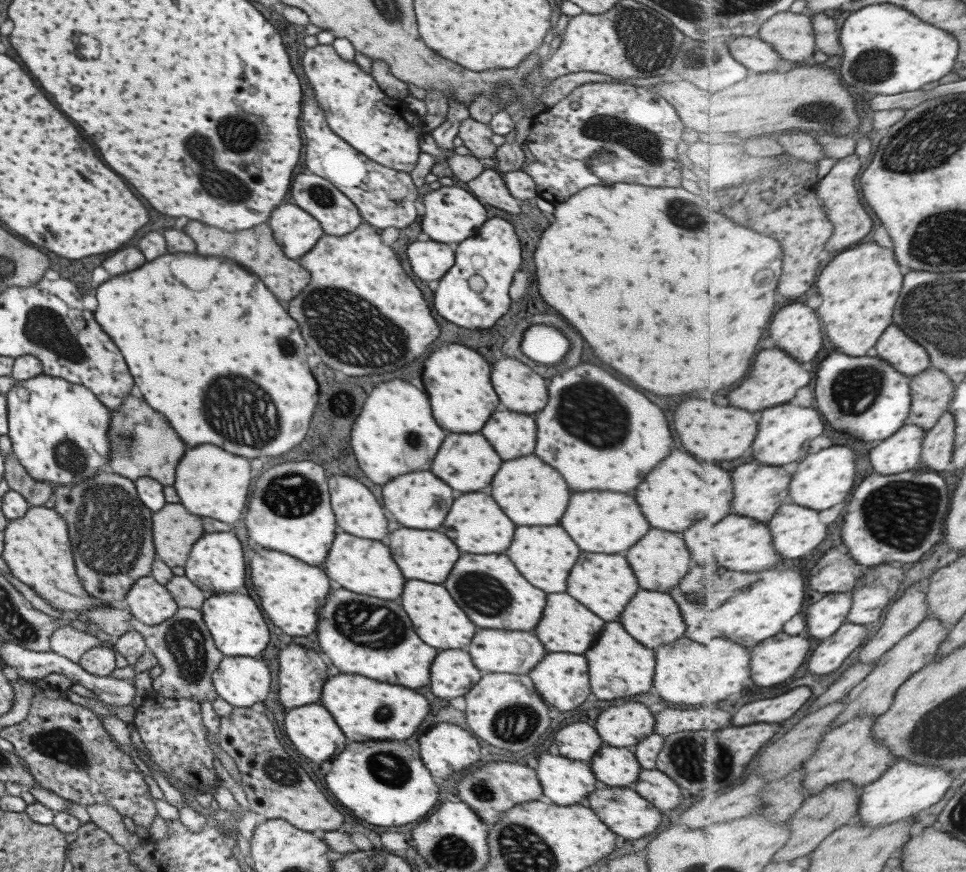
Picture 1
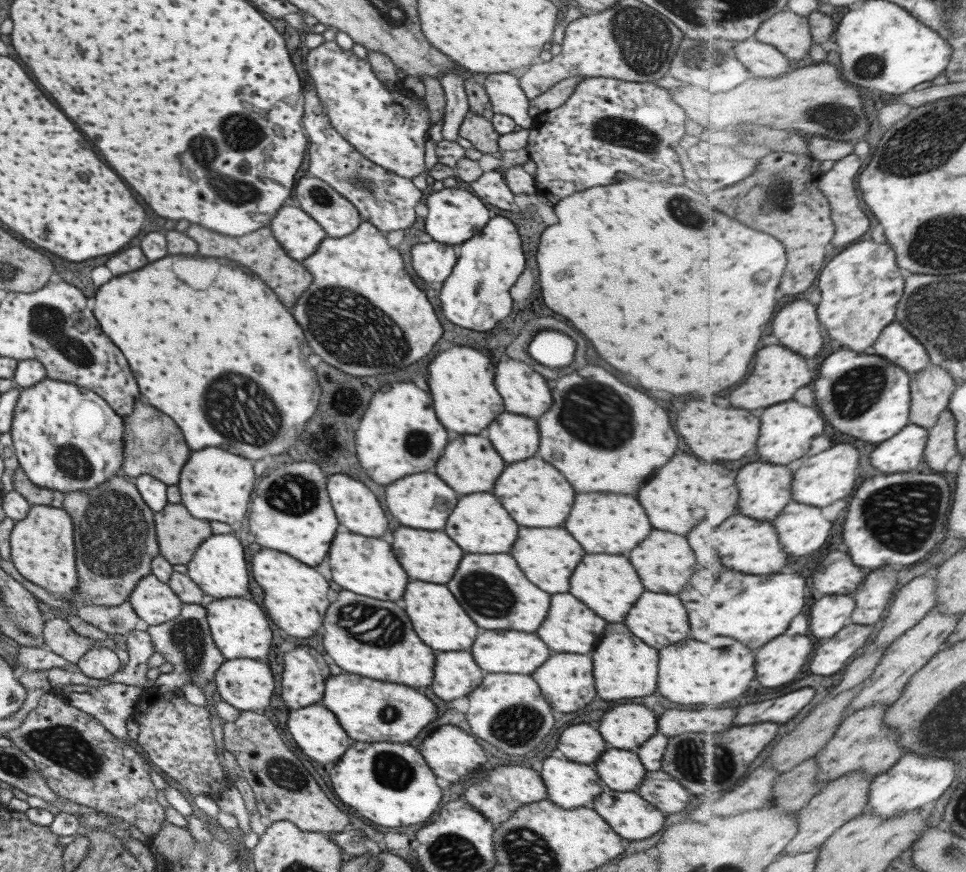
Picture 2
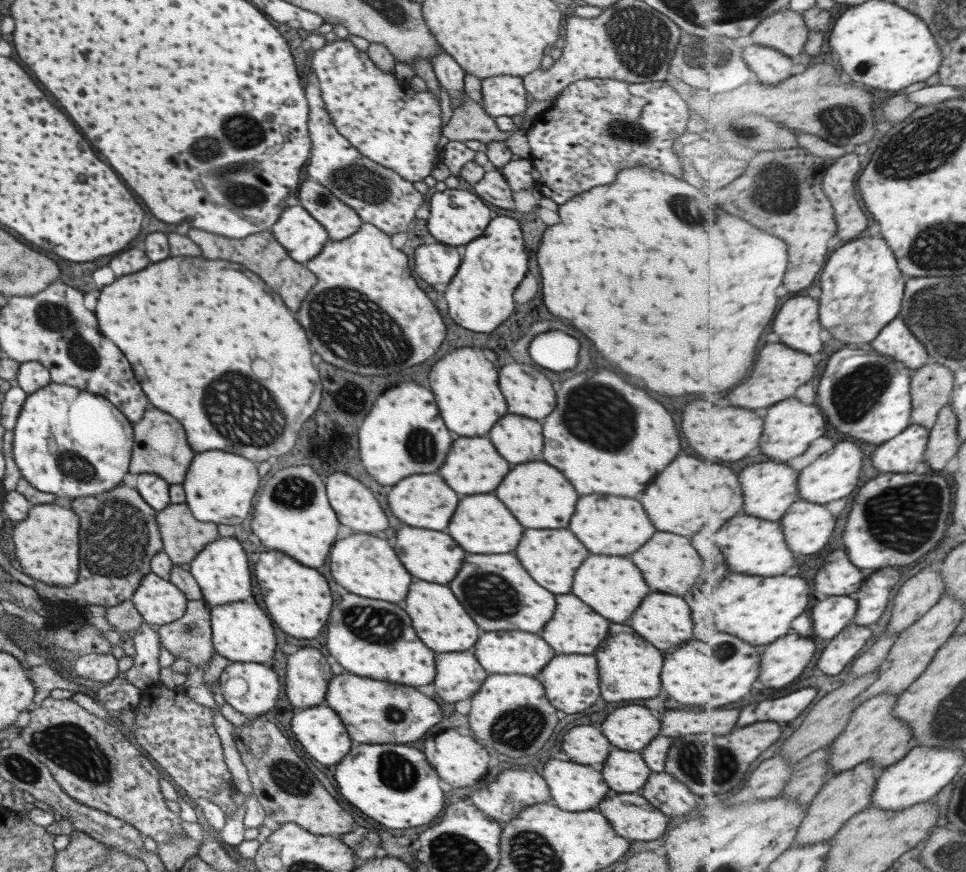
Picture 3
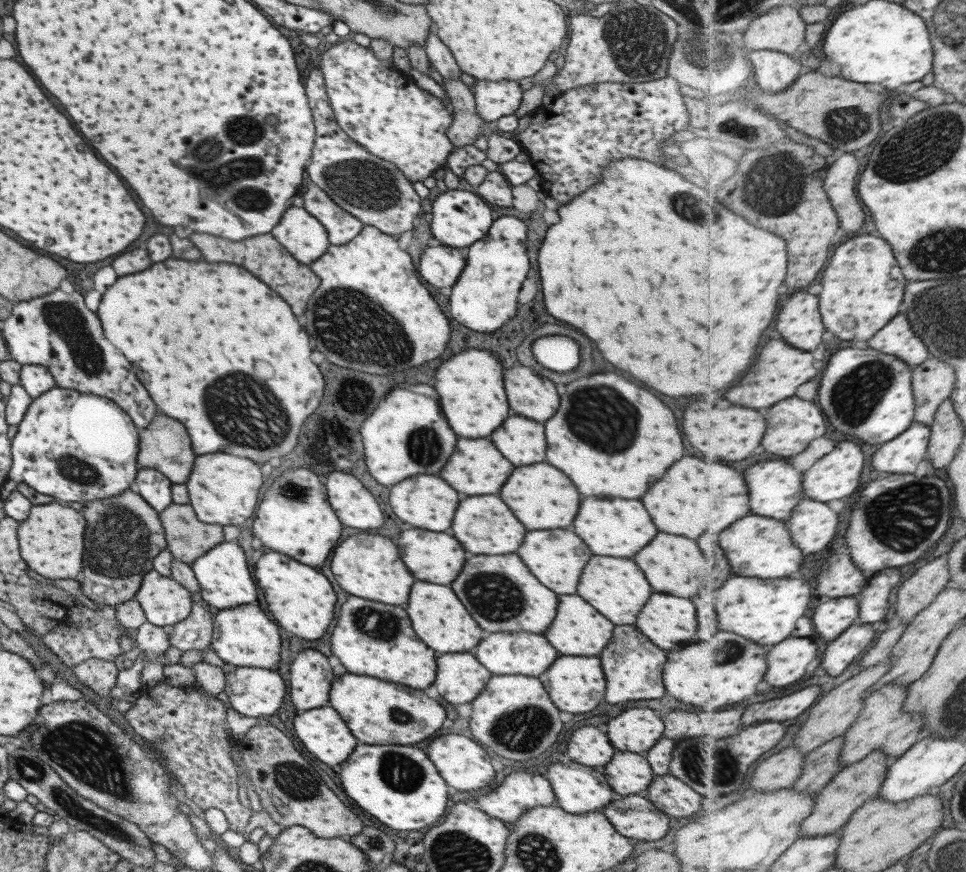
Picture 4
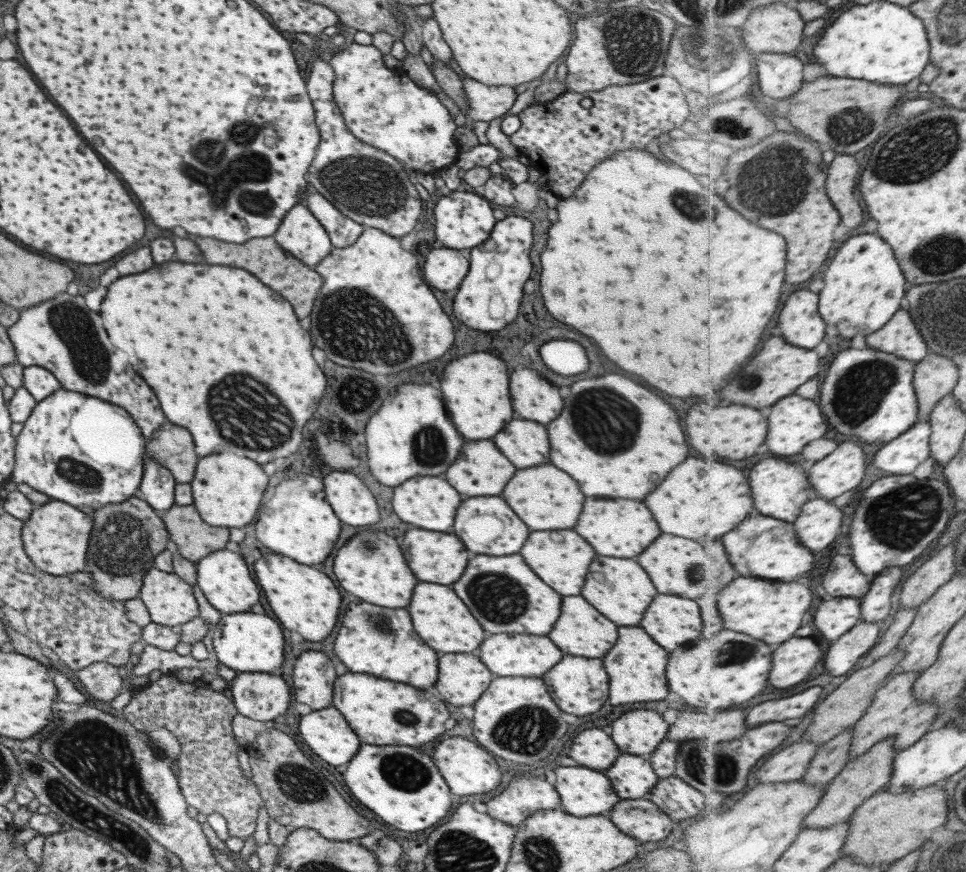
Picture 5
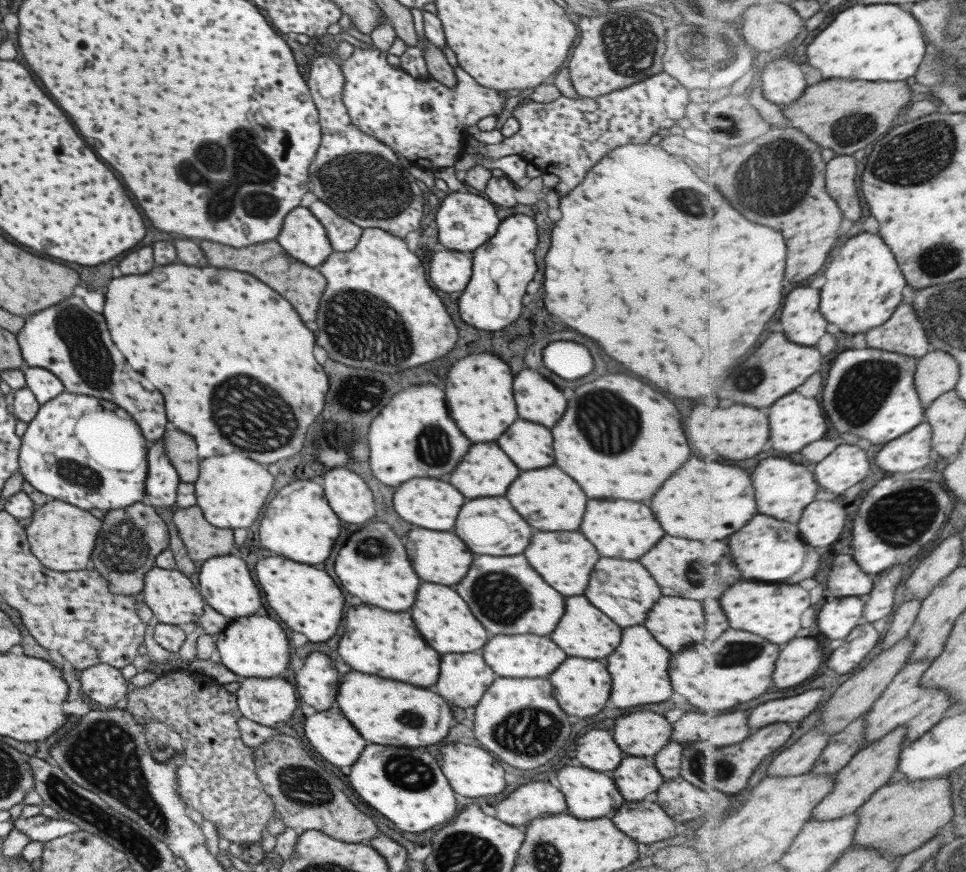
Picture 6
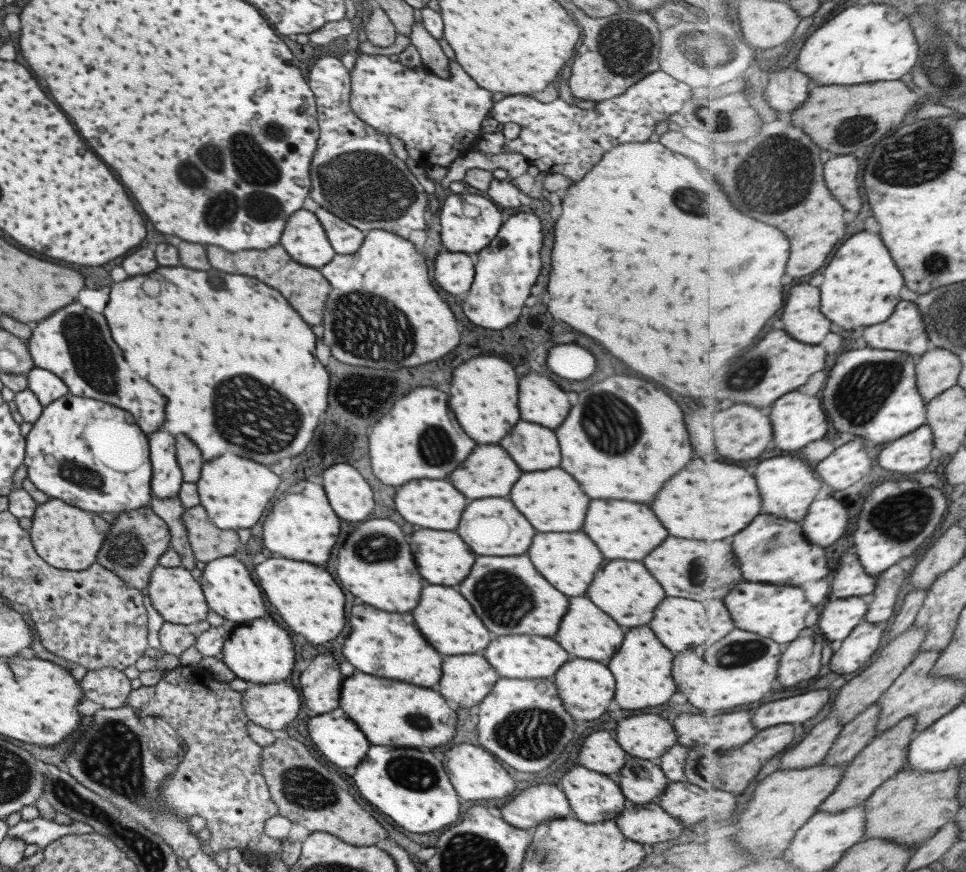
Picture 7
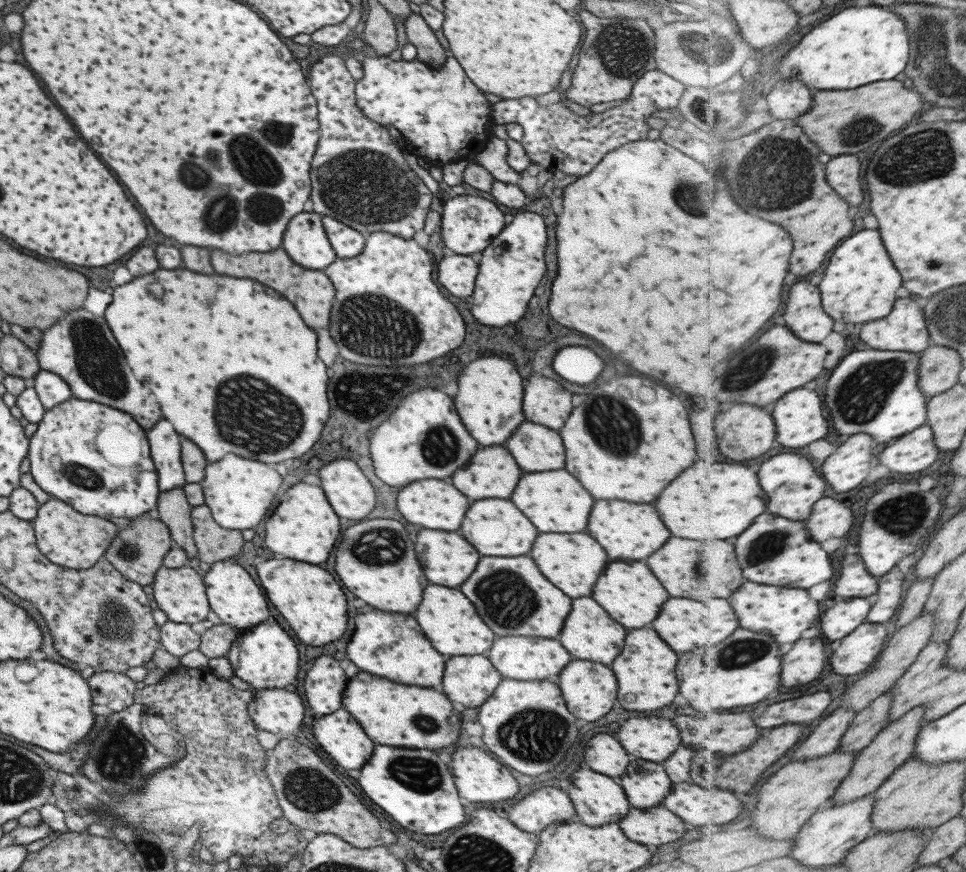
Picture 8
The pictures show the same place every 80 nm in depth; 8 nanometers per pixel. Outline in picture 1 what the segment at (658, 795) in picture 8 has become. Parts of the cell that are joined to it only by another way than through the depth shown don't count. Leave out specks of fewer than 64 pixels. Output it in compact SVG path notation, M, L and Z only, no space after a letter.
M599 748L591 758L591 772L605 786L629 786L637 780L640 766L633 754L623 748Z

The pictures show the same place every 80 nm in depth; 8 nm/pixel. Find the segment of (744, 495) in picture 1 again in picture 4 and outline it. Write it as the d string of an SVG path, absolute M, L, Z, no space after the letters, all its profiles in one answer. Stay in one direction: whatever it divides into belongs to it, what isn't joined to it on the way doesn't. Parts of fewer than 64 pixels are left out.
M771 460L771 462L761 462L753 466L747 476L749 478L749 490L753 490L753 512L777 520L791 520L793 508L805 500L803 492L803 472L799 472L795 466L781 462L781 460Z

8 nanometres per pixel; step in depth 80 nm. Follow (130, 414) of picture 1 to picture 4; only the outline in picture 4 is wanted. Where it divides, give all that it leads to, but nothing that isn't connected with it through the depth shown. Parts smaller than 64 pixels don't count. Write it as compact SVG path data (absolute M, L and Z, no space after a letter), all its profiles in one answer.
M157 414L157 418L147 425L147 429L138 430L139 444L136 465L140 468L158 470L171 484L184 484L192 469L196 454L192 451L190 438L185 428L171 418Z

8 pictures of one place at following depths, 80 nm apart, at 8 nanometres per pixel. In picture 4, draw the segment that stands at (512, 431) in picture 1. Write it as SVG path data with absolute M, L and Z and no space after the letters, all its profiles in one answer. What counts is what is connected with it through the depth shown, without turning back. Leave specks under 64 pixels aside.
M521 416L507 418L493 434L491 442L513 466L541 462L545 458L543 424L531 422Z

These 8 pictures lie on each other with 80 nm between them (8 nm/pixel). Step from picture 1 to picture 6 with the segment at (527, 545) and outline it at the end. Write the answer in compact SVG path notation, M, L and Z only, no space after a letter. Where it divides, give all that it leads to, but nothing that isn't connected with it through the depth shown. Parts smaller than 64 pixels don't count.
M537 532L531 536L531 542L523 550L523 554L525 554L527 562L533 566L533 570L537 570L537 574L563 596L583 594L589 572L599 558L595 548L579 532L561 532L561 534Z

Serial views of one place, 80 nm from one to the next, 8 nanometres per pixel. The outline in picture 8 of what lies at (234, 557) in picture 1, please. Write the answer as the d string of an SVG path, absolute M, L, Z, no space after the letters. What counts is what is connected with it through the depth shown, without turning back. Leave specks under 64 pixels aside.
M213 562L209 571L202 573L202 582L205 585L208 605L222 624L232 626L241 632L257 626L260 622L265 621L265 618L269 618L263 592L239 564Z

